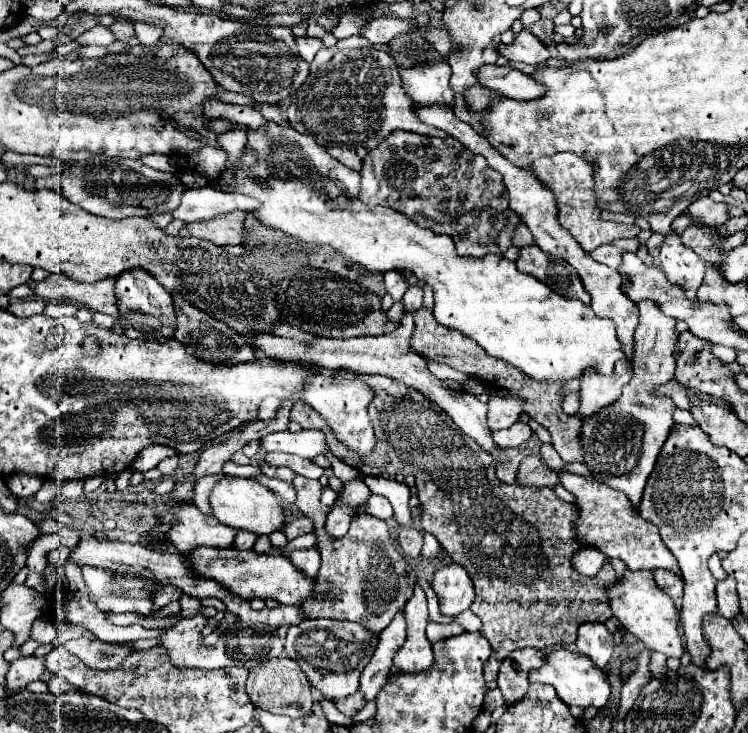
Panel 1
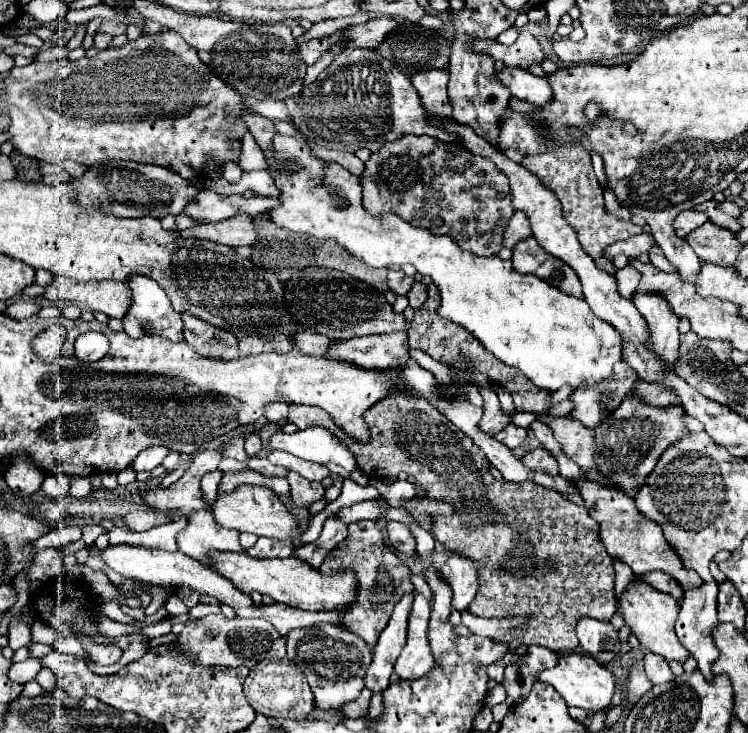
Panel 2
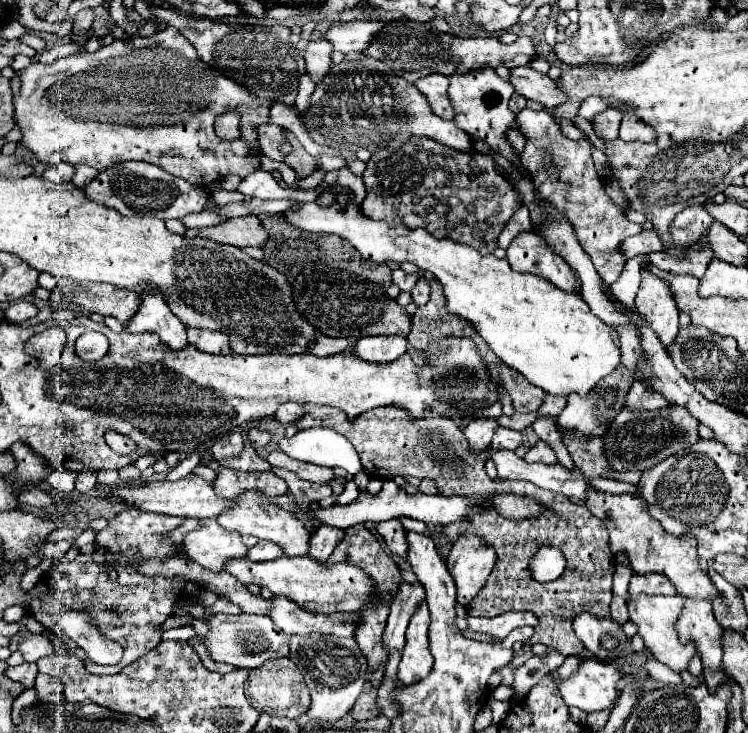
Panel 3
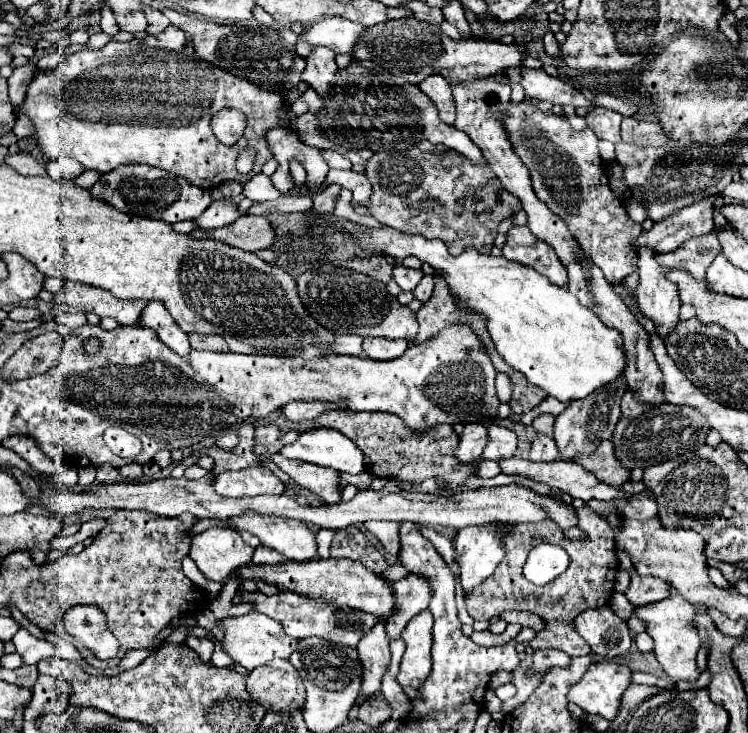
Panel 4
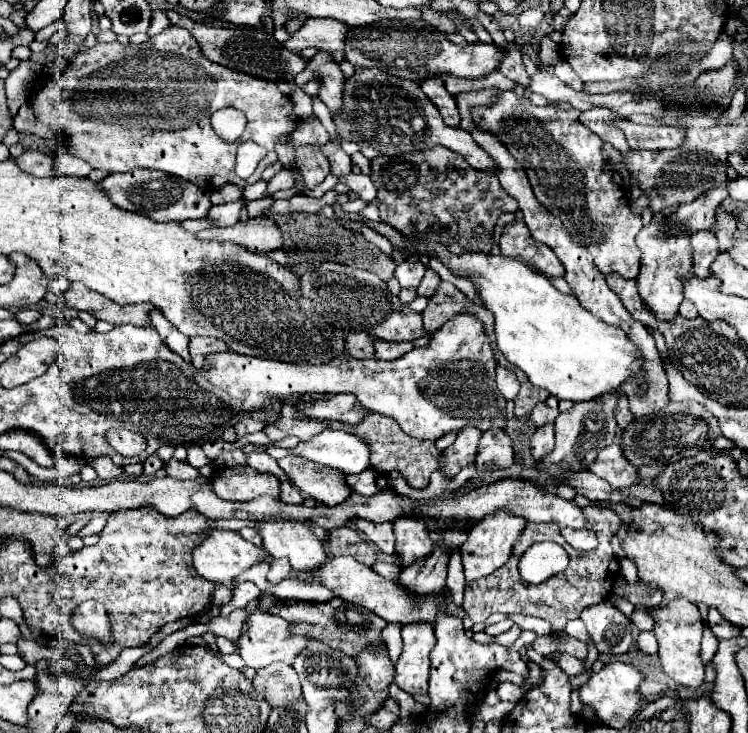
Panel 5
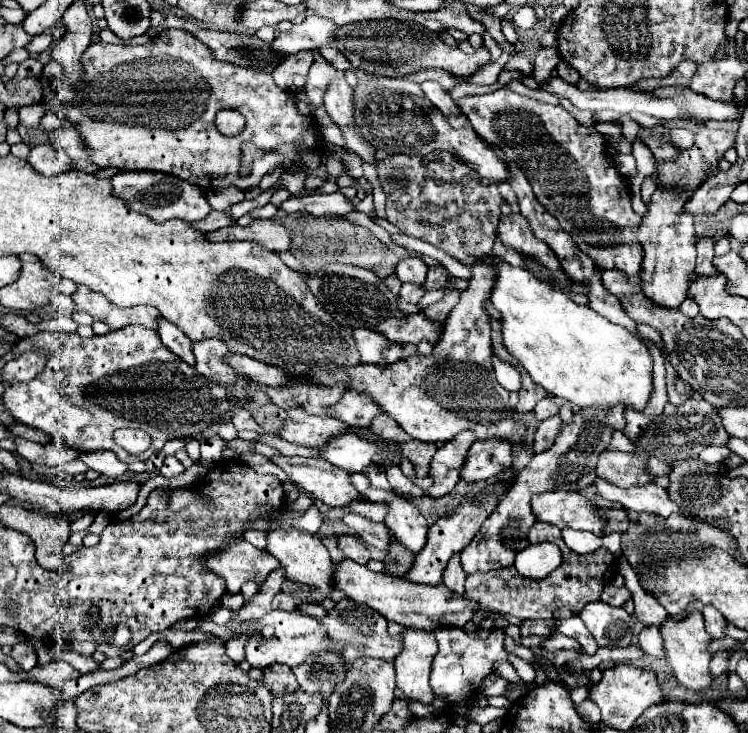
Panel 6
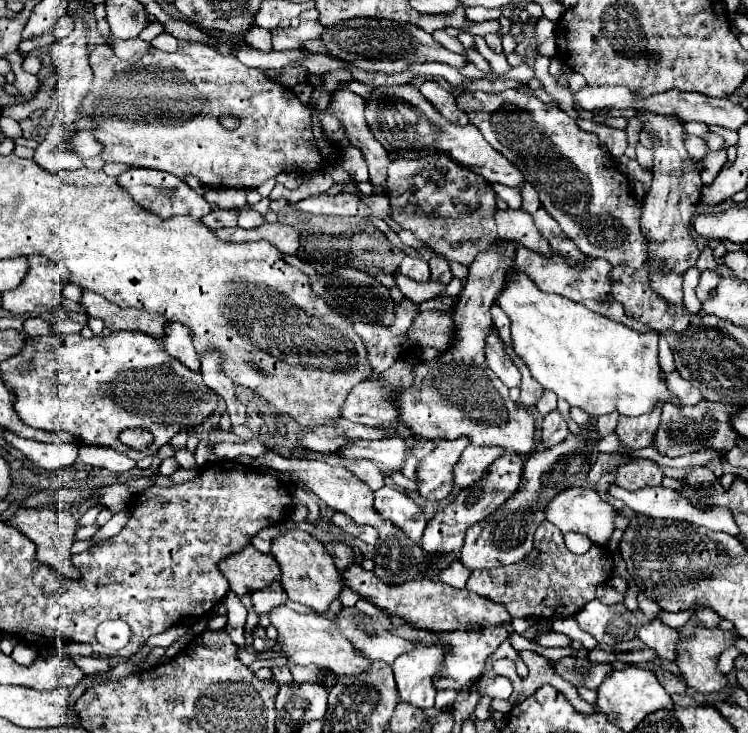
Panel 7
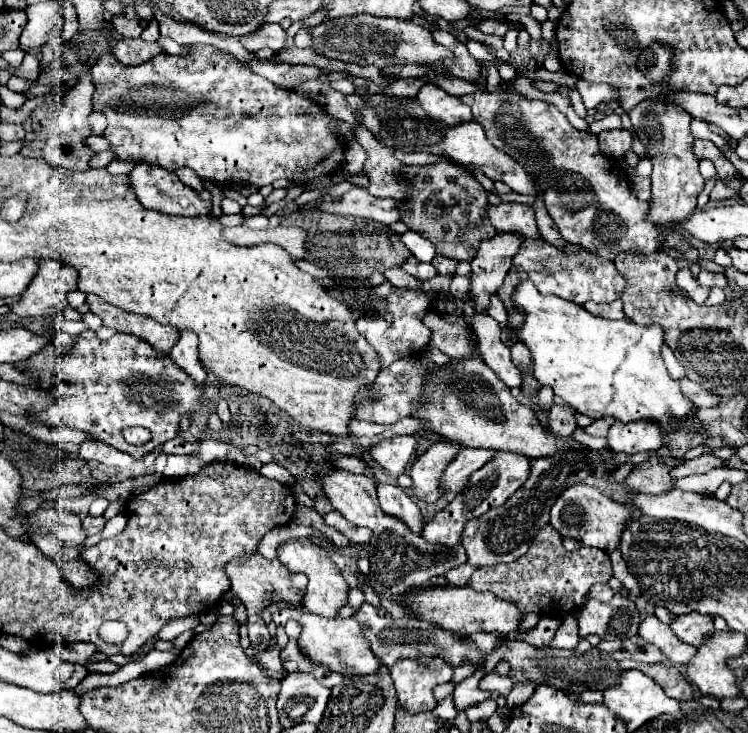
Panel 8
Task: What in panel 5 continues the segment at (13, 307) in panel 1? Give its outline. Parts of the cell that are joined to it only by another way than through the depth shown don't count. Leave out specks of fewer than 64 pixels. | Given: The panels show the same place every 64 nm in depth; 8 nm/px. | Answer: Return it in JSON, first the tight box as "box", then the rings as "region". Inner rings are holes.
{"box":[14,308,42,324],"region":[[[22,308],[22,310],[18,310],[18,312],[14,314],[14,318],[16,318],[18,322],[22,322],[22,324],[32,324],[32,322],[36,322],[41,316],[42,314],[40,314],[38,310],[34,310],[34,308]]]}

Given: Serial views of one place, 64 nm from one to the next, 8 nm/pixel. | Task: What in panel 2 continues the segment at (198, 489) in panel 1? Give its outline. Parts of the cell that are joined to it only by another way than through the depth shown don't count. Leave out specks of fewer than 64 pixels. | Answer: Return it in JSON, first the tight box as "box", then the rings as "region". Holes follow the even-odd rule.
{"box":[201,470,222,508],"region":[[[214,470],[214,472],[208,472],[201,480],[201,490],[204,496],[204,502],[208,504],[208,508],[212,508],[216,500],[218,485],[221,478],[222,472],[220,472],[220,470]]]}

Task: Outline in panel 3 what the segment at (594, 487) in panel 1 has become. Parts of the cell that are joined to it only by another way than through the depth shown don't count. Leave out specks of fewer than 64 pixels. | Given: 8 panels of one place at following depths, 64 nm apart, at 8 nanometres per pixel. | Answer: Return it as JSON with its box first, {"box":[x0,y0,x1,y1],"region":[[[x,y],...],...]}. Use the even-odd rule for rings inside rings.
{"box":[586,488,716,598],"region":[[[596,488],[596,492],[588,492],[586,496],[586,506],[592,514],[596,514],[610,536],[610,550],[612,554],[626,554],[630,560],[630,566],[636,574],[650,574],[650,572],[658,572],[664,574],[672,580],[672,584],[676,586],[678,594],[682,596],[690,596],[690,598],[712,598],[716,596],[716,588],[710,582],[708,576],[704,576],[704,572],[698,566],[698,556],[696,556],[696,540],[694,538],[676,538],[676,536],[668,536],[664,532],[664,528],[660,526],[658,520],[654,520],[648,512],[646,512],[646,504],[644,500],[636,498],[634,494],[608,494]]]}

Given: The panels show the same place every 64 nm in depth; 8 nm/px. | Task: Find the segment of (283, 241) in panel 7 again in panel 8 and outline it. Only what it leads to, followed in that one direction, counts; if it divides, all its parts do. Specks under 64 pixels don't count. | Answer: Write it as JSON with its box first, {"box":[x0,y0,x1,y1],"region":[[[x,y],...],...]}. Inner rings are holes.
{"box":[264,226,306,258],"region":[[[276,226],[274,230],[272,228],[266,228],[264,232],[266,232],[266,242],[274,242],[274,244],[282,246],[294,258],[304,258],[304,252],[306,252],[306,248],[304,248],[306,232],[302,228],[296,228],[296,226]]]}

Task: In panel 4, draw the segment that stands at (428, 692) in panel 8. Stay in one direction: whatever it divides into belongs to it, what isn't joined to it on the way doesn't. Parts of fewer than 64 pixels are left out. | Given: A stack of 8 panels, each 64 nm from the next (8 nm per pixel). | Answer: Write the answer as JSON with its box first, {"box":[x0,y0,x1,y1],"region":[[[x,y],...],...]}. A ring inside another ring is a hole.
{"box":[398,610,432,688],"region":[[[428,610],[416,614],[402,632],[402,640],[406,642],[406,652],[402,656],[398,682],[400,686],[418,688],[426,676],[430,674],[432,656],[432,614]]]}

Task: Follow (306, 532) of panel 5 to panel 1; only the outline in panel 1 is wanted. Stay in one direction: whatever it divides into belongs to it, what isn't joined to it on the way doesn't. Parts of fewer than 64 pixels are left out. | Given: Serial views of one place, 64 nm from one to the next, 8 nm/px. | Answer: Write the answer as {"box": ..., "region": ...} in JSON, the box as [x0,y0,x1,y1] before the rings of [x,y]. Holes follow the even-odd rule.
{"box":[210,474,286,536],"region":[[[222,474],[218,484],[210,490],[210,506],[212,506],[214,516],[222,524],[236,530],[248,530],[260,536],[280,530],[280,526],[286,522],[280,500],[268,488],[264,488],[252,478],[238,478],[238,476]]]}

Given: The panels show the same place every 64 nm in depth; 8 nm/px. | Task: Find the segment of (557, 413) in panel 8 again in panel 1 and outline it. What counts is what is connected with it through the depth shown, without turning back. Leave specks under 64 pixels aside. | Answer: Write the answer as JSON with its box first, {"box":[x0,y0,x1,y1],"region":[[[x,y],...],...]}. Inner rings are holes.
{"box":[516,454,558,488],"region":[[[530,454],[520,462],[516,482],[524,484],[526,488],[554,488],[558,482],[556,472],[542,464],[538,454]]]}

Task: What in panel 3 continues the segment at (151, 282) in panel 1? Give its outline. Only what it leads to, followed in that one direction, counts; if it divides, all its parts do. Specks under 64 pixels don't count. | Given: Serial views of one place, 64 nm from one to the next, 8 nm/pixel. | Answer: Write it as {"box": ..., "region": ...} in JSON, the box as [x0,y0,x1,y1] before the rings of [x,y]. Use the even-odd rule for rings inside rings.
{"box":[124,288,188,350],"region":[[[152,288],[152,292],[144,292],[136,316],[132,316],[124,330],[128,334],[154,332],[164,340],[164,344],[174,350],[180,350],[188,344],[184,324],[172,314],[168,302],[160,296],[160,292],[156,292],[156,288]]]}

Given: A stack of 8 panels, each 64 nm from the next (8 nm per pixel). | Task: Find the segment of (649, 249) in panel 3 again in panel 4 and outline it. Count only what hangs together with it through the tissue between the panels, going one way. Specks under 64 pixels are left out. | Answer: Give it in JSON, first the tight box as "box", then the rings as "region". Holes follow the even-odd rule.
{"box":[634,198,714,254],"region":[[[704,198],[692,206],[686,206],[674,214],[670,214],[666,220],[656,222],[648,232],[642,232],[638,240],[634,242],[634,250],[650,248],[658,254],[674,252],[680,248],[686,240],[694,236],[704,236],[714,230],[714,198]]]}

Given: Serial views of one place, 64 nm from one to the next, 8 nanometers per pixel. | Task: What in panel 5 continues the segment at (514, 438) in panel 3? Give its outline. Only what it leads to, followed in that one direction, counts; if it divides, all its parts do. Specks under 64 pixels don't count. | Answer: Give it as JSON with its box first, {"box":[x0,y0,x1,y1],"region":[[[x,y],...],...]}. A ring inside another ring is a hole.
{"box":[476,428,514,470],"region":[[[492,428],[492,432],[484,432],[478,444],[476,466],[480,470],[490,470],[490,468],[508,468],[512,464],[514,464],[514,446],[510,436],[498,428]]]}

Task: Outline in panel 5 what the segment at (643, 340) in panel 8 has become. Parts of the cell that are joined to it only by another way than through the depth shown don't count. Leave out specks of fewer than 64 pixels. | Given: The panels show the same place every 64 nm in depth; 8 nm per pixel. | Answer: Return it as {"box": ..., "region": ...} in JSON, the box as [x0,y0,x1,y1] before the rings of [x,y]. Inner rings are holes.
{"box":[402,238,640,402],"region":[[[412,238],[410,242],[412,248],[402,250],[436,258],[454,276],[474,284],[484,308],[494,314],[498,350],[510,364],[518,366],[534,386],[548,390],[560,400],[584,402],[598,398],[612,388],[620,390],[628,376],[640,374],[640,354],[628,342],[624,330],[604,324],[584,310],[576,296],[558,292],[546,276],[520,260],[482,252],[466,252],[464,256],[450,258],[450,252],[440,244],[434,248],[418,238]]]}

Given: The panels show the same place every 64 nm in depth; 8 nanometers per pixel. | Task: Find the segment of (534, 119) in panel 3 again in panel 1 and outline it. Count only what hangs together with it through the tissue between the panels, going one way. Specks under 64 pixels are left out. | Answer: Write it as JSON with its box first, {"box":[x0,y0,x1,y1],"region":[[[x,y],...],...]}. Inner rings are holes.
{"box":[534,152,640,252],"region":[[[560,152],[548,158],[538,158],[534,162],[534,170],[536,170],[538,180],[544,186],[548,186],[556,196],[560,226],[566,228],[586,252],[592,252],[596,246],[614,242],[618,238],[634,238],[640,232],[636,224],[616,224],[616,222],[604,222],[600,218],[600,210],[594,206],[592,168],[580,156],[572,152]]]}

